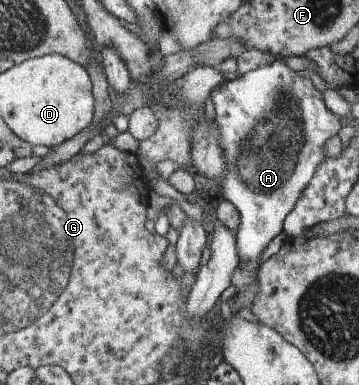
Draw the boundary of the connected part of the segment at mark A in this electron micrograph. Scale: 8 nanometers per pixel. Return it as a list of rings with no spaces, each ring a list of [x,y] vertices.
[[[274,61],[271,64],[266,64],[265,66],[259,66],[255,70],[240,76],[236,80],[226,80],[222,83],[212,94],[212,100],[214,103],[215,117],[214,121],[221,132],[221,146],[225,152],[225,162],[227,162],[227,172],[225,172],[225,182],[221,186],[219,197],[221,199],[226,199],[232,204],[235,204],[237,210],[239,210],[241,224],[239,224],[239,231],[237,233],[237,243],[239,246],[239,256],[241,256],[241,262],[239,268],[235,270],[233,274],[232,285],[236,289],[236,296],[234,297],[234,309],[238,308],[249,308],[251,309],[251,304],[253,303],[253,298],[257,294],[257,284],[255,270],[259,266],[259,256],[263,252],[265,245],[273,239],[277,234],[283,230],[284,219],[288,217],[292,210],[296,206],[296,202],[299,200],[301,194],[305,189],[308,188],[308,184],[312,181],[315,176],[317,169],[320,165],[323,165],[325,160],[323,160],[323,142],[333,136],[337,130],[339,130],[339,122],[337,122],[338,116],[327,110],[321,92],[315,90],[314,86],[311,84],[309,78],[299,76],[297,72],[289,70],[282,61]]]

